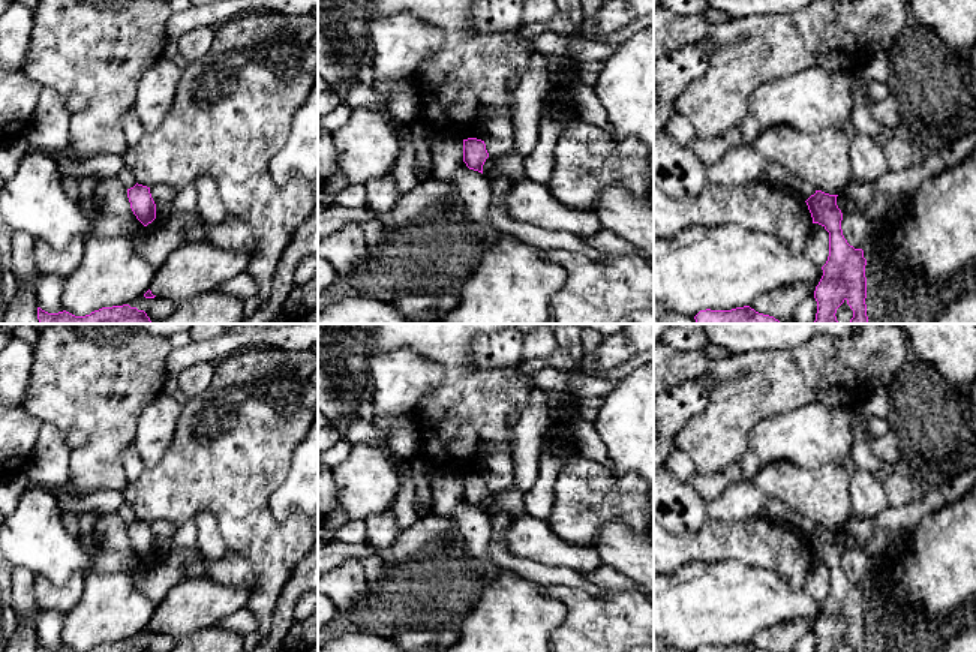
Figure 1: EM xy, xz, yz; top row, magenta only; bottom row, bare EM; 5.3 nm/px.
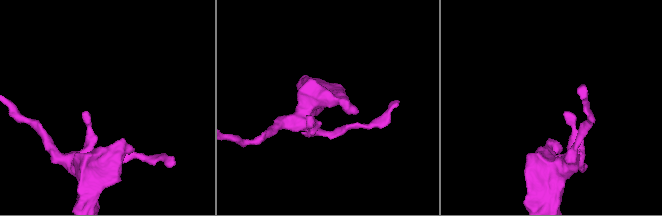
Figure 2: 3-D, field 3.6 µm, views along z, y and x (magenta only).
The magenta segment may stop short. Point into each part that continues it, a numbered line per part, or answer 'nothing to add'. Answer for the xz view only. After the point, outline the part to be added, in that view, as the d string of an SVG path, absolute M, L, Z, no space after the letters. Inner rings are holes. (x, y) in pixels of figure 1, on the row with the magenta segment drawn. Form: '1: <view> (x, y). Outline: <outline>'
nothing to add

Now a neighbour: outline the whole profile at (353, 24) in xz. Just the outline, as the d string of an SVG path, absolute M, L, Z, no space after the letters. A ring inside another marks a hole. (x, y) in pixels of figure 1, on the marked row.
M348 10L346 13L340 15L339 28L354 42L361 43L369 52L369 60L361 66L357 73L357 82L372 85L376 79L376 73L373 70L367 19L358 10Z

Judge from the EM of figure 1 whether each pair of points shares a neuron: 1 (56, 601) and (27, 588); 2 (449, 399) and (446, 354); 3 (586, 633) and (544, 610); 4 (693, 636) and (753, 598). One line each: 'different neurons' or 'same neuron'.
1: different neurons
2: same neuron
3: different neurons
4: same neuron

